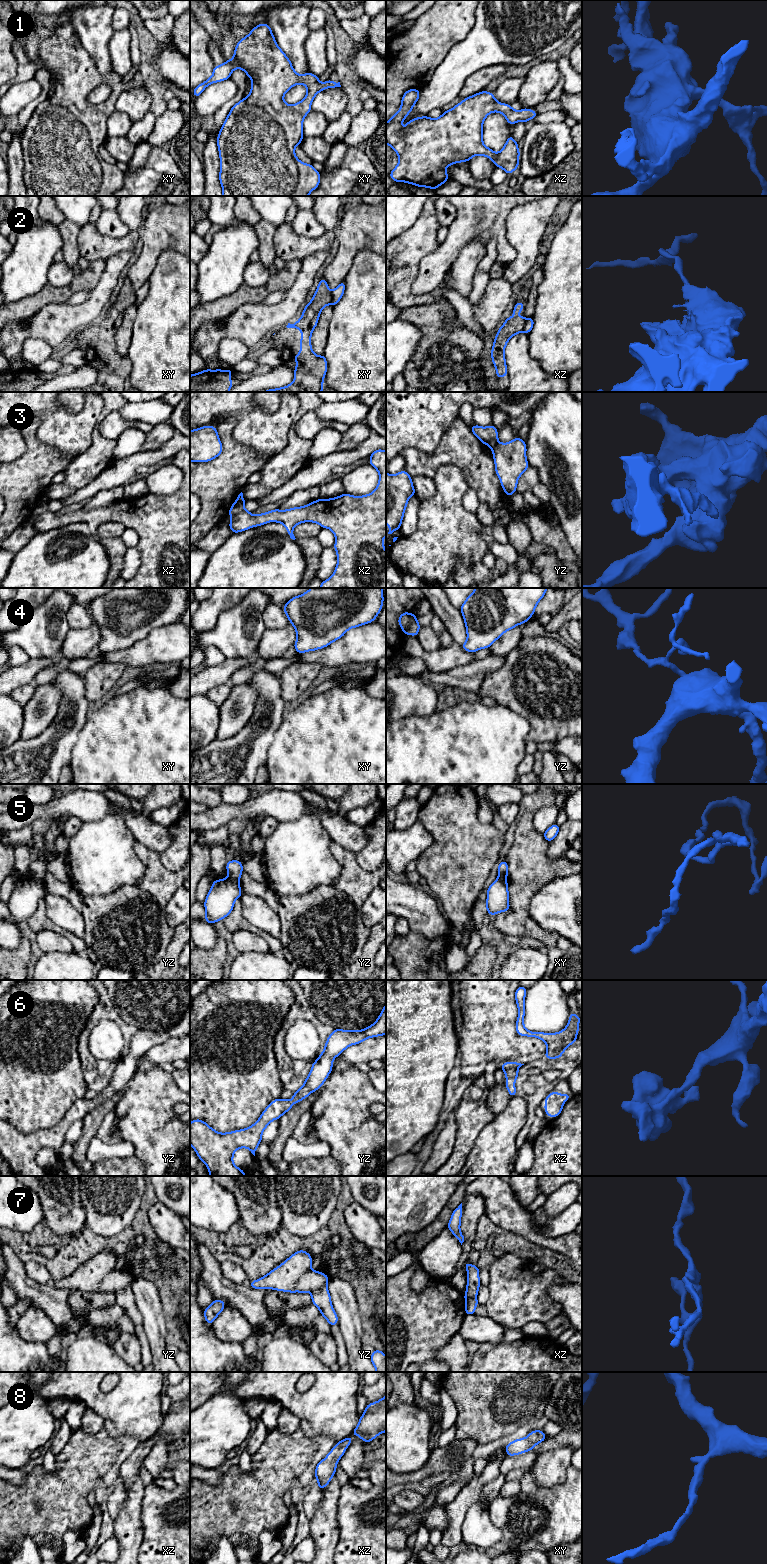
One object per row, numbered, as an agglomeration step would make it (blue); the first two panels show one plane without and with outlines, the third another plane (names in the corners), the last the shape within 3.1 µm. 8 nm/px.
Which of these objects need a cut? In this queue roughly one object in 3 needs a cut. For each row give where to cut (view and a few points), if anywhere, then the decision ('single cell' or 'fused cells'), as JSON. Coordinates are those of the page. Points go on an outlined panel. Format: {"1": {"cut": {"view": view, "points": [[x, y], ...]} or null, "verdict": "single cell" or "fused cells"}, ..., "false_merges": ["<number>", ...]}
{"1": {"cut": null, "verdict": "single cell"}, "2": {"cut": {"view": "xy", "points": [[332, 292], [330, 303]]}, "verdict": "fused cells"}, "3": {"cut": {"view": "yz", "points": [[498, 442], [491, 448]]}, "verdict": "fused cells"}, "4": {"cut": null, "verdict": "single cell"}, "5": {"cut": {"view": "yz", "points": [[228, 876], [237, 881]]}, "verdict": "fused cells"}, "6": {"cut": null, "verdict": "single cell"}, "7": {"cut": {"view": "yz", "points": [[325, 1284], [310, 1292]]}, "verdict": "fused cells"}, "8": {"cut": null, "verdict": "single cell"}, "false_merges": ["2", "3", "5", "7"]}

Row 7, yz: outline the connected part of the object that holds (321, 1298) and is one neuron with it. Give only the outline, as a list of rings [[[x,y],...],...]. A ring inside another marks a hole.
[[[323,1286],[311,1292],[312,1304],[315,1305],[322,1316],[326,1318],[330,1326],[338,1324],[338,1316],[333,1309],[331,1296],[327,1286]]]

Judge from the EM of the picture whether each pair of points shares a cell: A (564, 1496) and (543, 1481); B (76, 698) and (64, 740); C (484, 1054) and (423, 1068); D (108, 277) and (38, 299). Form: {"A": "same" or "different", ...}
{"A": "different", "B": "same", "C": "different", "D": "different"}

